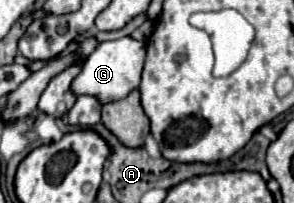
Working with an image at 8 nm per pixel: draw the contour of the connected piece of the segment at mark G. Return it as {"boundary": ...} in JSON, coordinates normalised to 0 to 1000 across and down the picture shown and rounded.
{"boundary":[[[446,182],[357,202],[316,251],[316,271],[303,271],[303,291],[289,291],[282,340],[248,399],[241,438],[255,468],[323,468],[337,478],[344,507],[418,488],[439,448],[473,429],[486,300],[493,300],[493,212],[459,202]]]}

